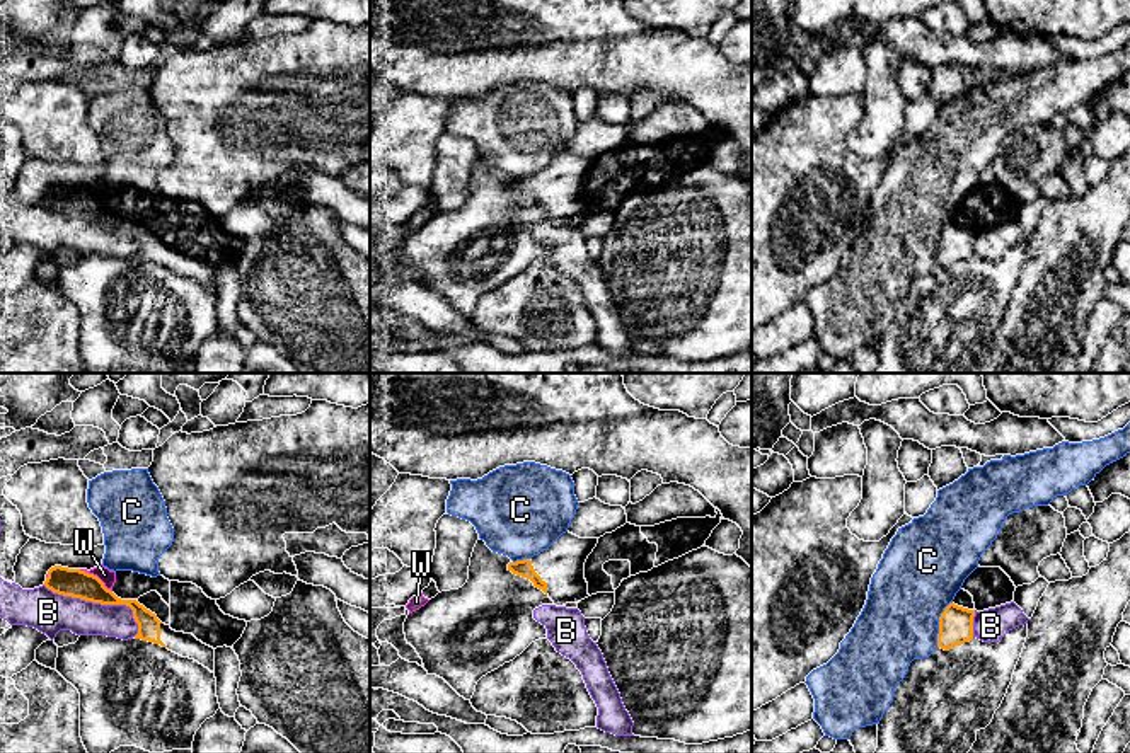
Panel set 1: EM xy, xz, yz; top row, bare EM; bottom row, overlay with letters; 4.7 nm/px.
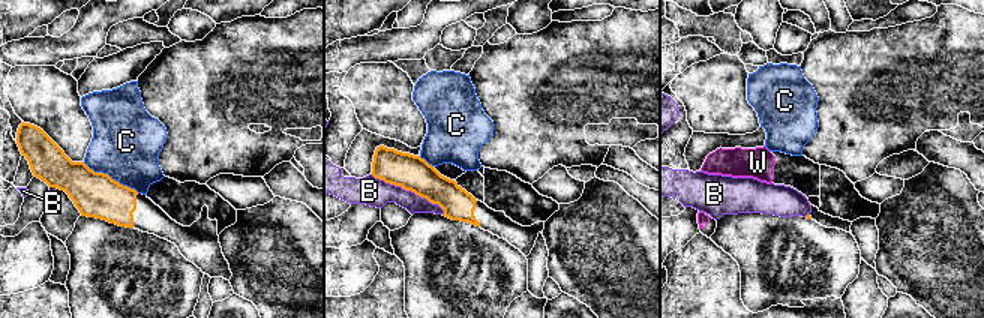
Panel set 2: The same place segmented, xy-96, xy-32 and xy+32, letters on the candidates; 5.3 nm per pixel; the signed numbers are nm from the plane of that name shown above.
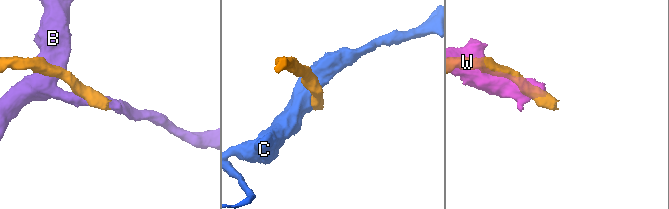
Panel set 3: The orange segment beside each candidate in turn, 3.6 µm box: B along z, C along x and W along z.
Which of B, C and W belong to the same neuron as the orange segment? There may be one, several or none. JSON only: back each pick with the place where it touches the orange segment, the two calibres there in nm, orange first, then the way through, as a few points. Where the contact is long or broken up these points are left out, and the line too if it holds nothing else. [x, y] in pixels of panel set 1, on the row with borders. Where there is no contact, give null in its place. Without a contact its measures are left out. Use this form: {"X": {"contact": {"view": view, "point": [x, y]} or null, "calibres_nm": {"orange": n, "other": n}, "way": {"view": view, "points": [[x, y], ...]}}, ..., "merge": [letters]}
{"merge": []}

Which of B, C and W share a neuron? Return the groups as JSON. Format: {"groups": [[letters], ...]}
{"groups": [["B"], ["C"], ["W"]]}

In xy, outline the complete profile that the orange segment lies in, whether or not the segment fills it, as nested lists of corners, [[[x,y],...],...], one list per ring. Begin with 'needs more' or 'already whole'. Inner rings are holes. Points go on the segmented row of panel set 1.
needs more; [[[55,566],[48,571],[44,586],[53,593],[80,598],[101,605],[126,605],[133,610],[138,624],[135,639],[160,644],[169,651],[198,661],[215,673],[215,649],[198,641],[193,634],[176,632],[170,625],[162,624],[155,613],[147,610],[136,600],[121,600],[104,583],[85,571]]]

